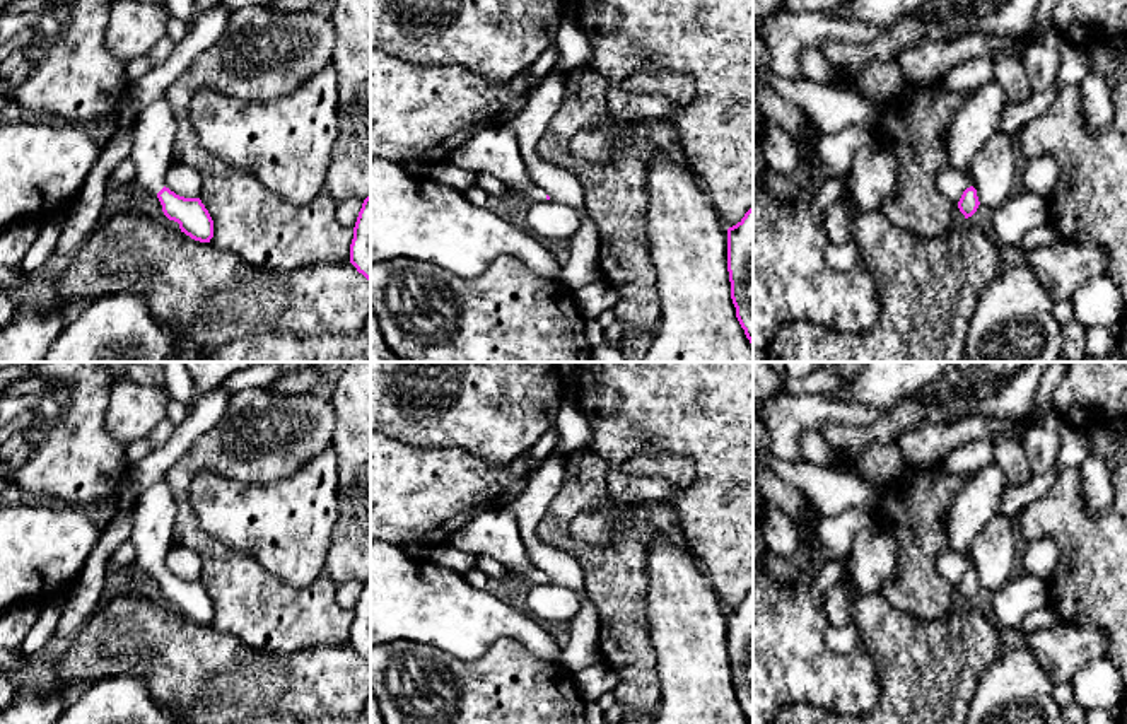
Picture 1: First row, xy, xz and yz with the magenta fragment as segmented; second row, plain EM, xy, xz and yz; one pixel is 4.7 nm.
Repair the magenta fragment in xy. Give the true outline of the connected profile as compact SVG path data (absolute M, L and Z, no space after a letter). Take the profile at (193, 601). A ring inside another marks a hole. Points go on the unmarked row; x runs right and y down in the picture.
M166 480L138 493L133 507L130 541L135 546L133 563L143 574L155 575L162 594L179 606L181 615L200 625L213 620L213 603L200 581L184 581L166 569L172 548L176 500Z

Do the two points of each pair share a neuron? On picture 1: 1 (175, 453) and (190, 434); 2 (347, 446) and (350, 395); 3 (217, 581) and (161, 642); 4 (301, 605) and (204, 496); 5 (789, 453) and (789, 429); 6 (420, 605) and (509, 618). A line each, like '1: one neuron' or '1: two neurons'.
1: one neuron
2: one neuron
3: two neurons
4: two neurons
5: one neuron
6: one neuron

